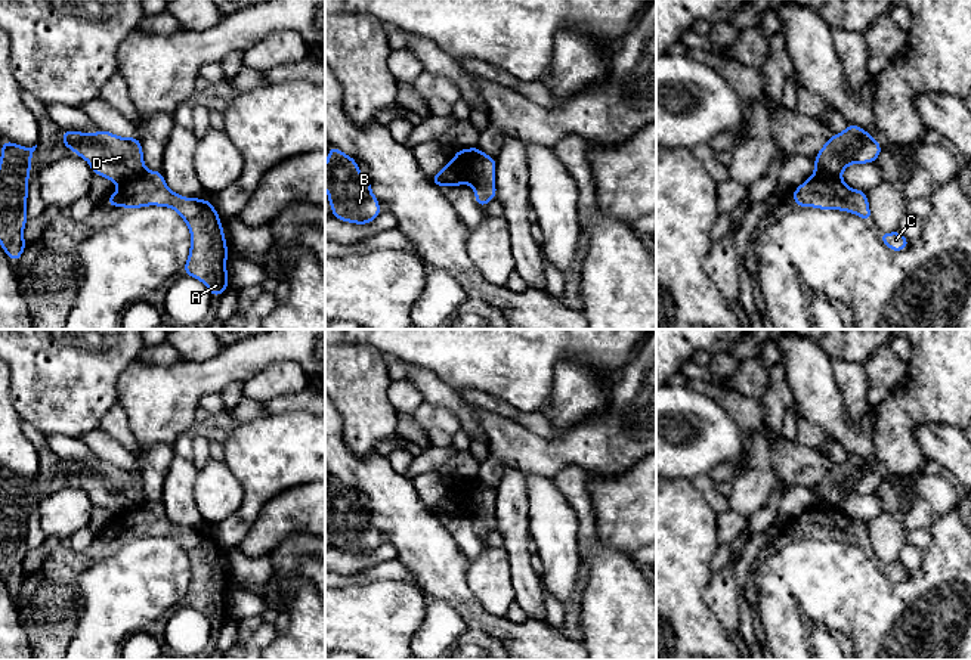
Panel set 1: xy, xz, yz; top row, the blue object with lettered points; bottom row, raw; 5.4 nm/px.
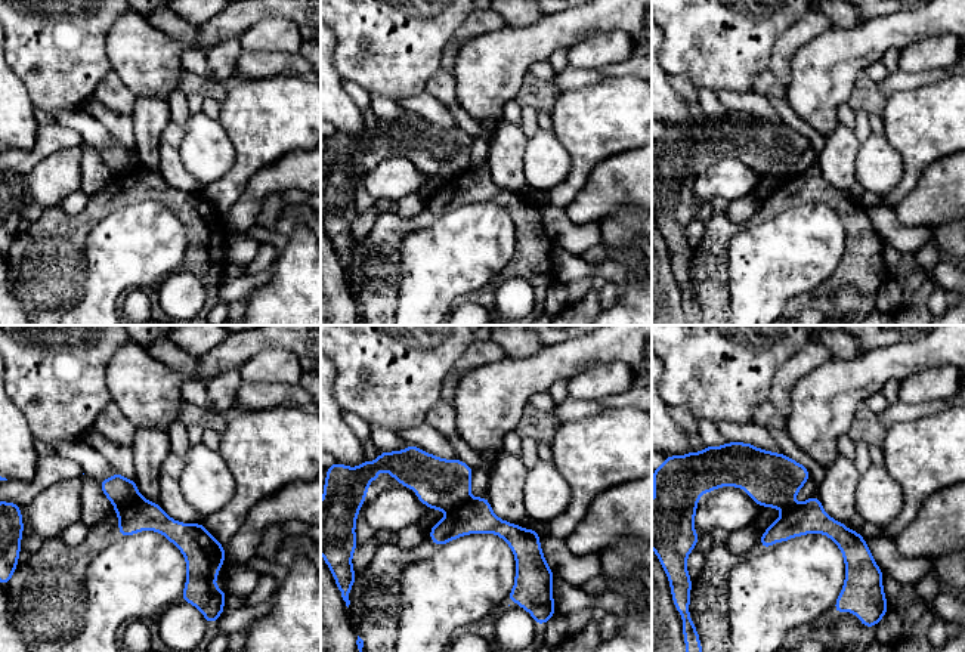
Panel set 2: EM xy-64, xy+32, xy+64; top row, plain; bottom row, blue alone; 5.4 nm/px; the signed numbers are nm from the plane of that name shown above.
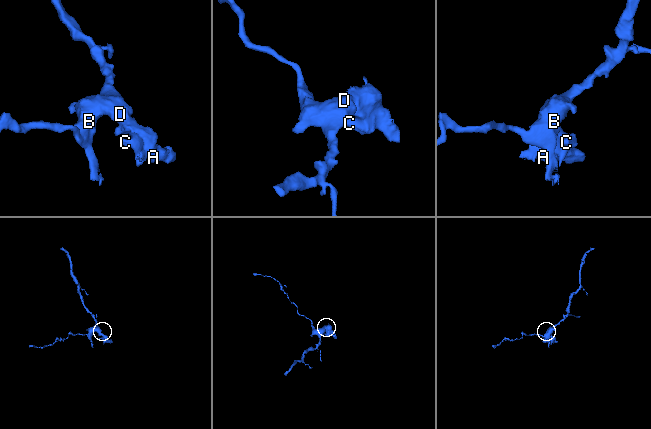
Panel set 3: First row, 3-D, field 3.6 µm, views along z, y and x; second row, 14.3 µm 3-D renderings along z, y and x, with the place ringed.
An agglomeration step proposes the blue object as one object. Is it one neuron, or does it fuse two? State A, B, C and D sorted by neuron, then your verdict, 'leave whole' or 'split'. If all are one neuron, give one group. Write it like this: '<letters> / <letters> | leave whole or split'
A C / B D | split

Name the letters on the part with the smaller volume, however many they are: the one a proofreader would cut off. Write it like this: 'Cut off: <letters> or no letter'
Cut off: A, C

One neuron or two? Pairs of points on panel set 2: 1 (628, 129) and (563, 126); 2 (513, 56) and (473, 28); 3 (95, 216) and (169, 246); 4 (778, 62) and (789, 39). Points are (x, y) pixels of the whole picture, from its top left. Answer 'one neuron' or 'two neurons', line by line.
1: one neuron
2: two neurons
3: two neurons
4: one neuron

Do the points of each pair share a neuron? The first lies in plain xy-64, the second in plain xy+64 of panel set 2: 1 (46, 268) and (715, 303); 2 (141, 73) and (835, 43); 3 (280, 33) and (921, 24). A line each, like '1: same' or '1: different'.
1: same
2: same
3: different

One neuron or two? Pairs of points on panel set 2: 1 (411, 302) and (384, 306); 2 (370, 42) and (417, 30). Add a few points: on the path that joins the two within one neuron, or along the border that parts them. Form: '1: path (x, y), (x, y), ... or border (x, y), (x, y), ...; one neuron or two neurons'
1: border (399, 271), (401, 281), (398, 306), (395, 309); two neurons
2: path (382, 42), (395, 30), (405, 30); one neuron

